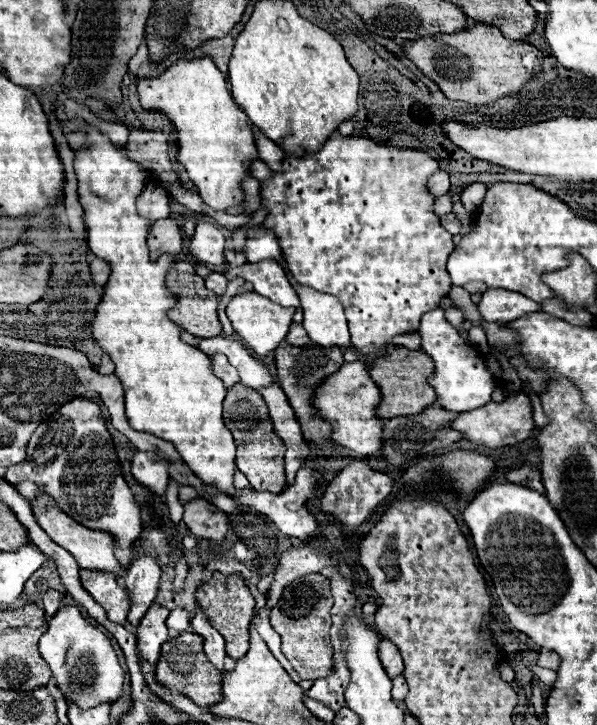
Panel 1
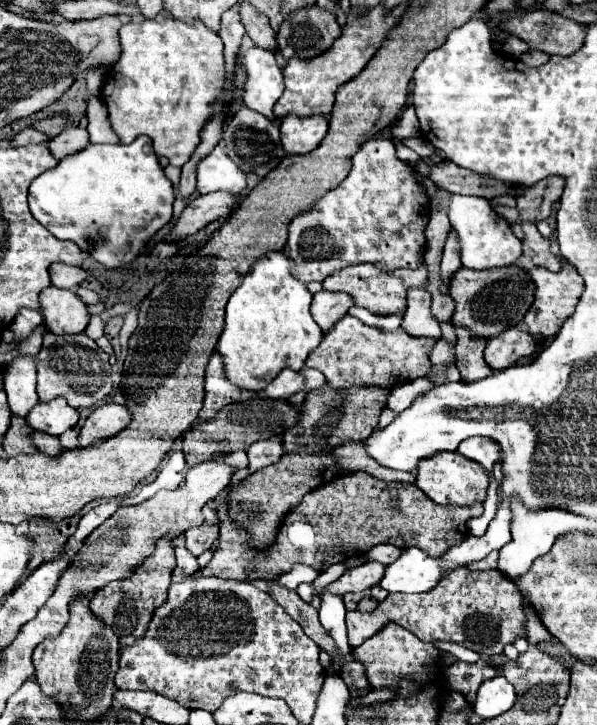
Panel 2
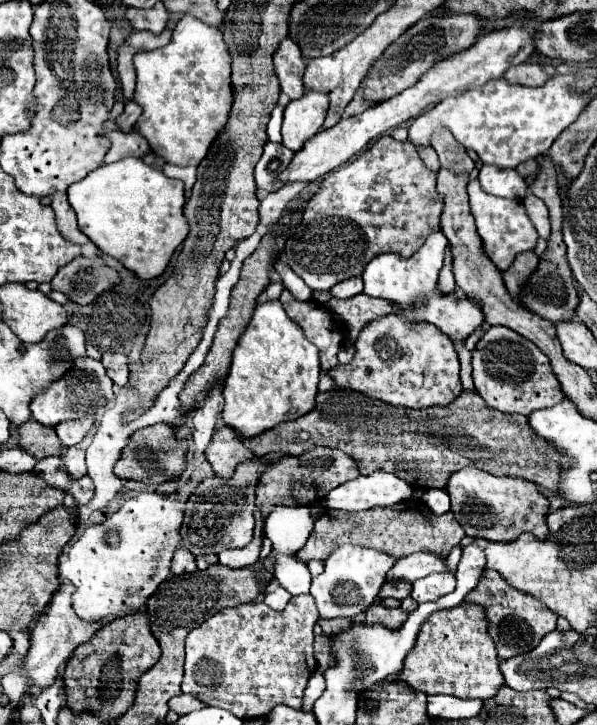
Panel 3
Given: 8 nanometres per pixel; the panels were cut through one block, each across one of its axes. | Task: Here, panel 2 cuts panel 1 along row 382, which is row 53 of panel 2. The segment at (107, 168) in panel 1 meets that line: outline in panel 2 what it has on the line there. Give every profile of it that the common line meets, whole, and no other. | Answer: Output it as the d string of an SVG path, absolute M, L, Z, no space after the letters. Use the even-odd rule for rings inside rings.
M172 16L160 20L132 20L120 30L122 56L108 70L102 98L110 112L114 132L122 144L134 142L138 136L148 136L154 142L154 152L166 156L172 166L184 166L200 144L200 132L214 114L214 102L224 88L224 56L222 40L208 30L200 20L186 24Z

